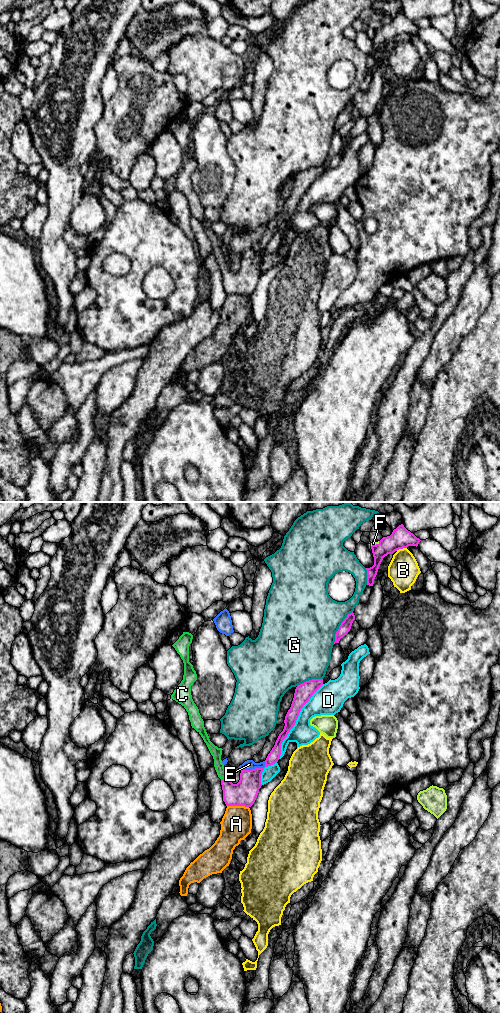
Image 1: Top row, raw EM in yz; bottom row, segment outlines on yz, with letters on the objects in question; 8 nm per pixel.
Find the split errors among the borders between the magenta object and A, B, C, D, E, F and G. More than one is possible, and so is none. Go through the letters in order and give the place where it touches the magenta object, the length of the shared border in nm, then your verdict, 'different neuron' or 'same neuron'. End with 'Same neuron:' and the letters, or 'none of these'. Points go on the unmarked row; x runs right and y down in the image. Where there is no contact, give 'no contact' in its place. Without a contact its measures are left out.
A: meets magenta in yz at (238, 293); contact 180 nm long; different neuron
B: meets magenta in yz at (401, 36); contact 90 nm long; different neuron
C: meets magenta in yz at (224, 265); contact 50 nm long; same neuron
D: meets magenta in yz at (295, 209); contact 700 nm long; different neuron
E: meets magenta in yz at (255, 256); contact 220 nm long; different neuron
F: meets magenta in yz at (376, 32); contact 80 nm long; different neuron
G: meets magenta in yz at (339, 115); contact 300 nm long; different neuron
Same neuron: C

